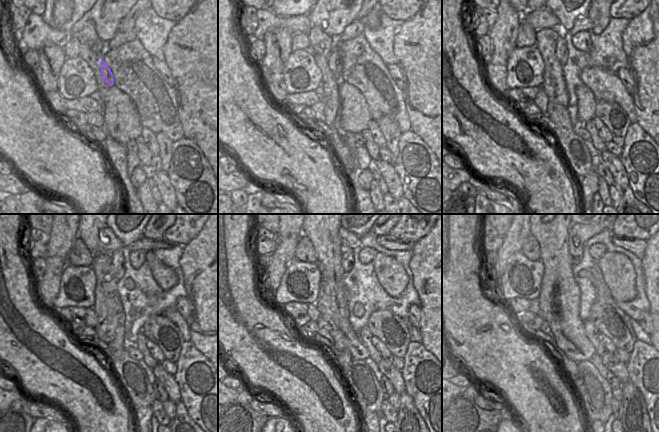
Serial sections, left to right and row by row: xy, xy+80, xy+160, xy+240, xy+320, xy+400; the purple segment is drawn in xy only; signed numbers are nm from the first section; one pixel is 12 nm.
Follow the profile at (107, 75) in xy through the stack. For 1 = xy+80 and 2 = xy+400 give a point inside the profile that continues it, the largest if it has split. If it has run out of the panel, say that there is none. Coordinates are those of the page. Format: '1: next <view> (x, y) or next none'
1: next xy+80 (334, 61)
2: next xy+400 (576, 244)

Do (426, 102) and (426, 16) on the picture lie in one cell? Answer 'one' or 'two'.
one

